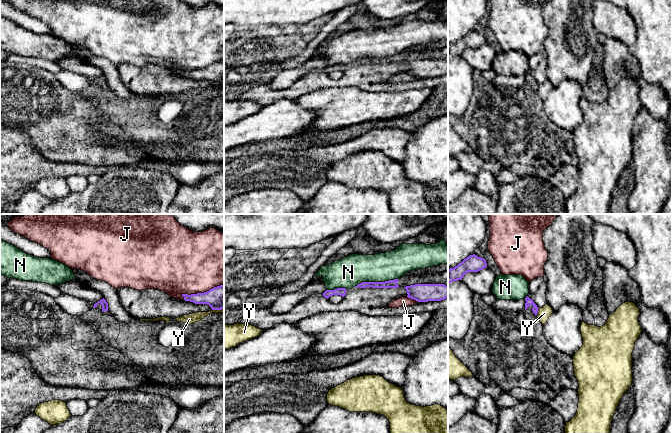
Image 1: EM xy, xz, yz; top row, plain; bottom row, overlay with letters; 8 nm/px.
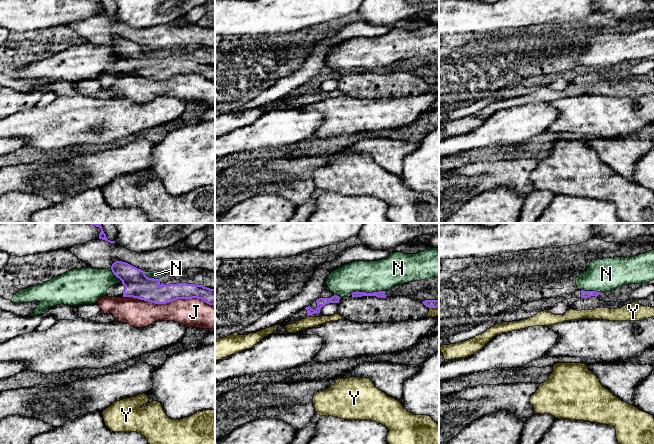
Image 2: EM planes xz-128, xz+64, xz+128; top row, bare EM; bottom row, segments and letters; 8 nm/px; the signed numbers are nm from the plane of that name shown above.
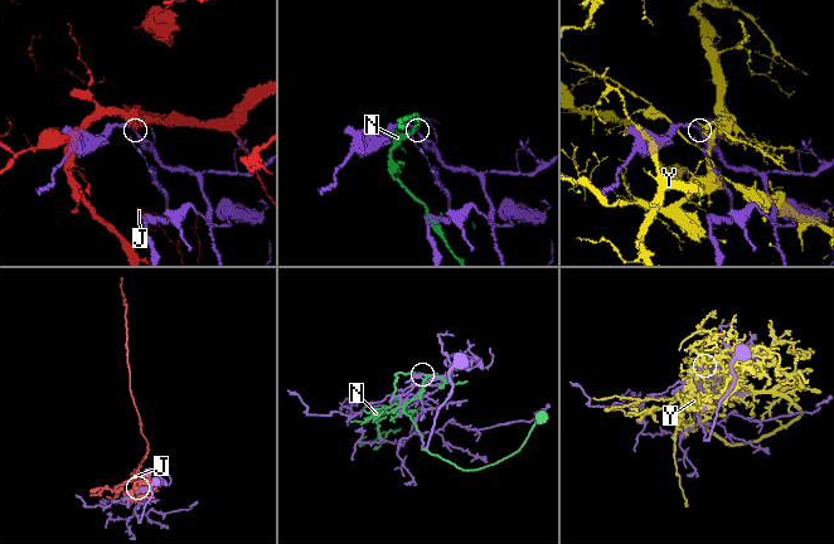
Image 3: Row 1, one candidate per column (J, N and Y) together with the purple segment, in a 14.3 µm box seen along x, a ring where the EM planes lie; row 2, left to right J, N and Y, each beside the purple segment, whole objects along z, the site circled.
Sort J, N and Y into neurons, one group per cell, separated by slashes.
J / N / Y

